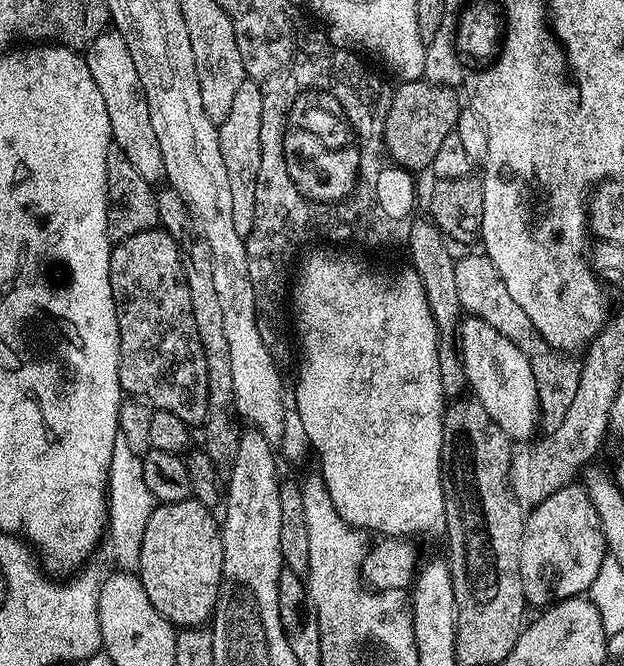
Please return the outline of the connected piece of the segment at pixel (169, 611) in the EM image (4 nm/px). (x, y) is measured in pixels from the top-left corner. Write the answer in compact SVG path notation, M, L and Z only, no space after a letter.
M189 498L173 504L157 503L152 509L146 528L142 534L142 542L138 549L136 564L142 582L142 590L146 590L146 598L154 602L154 610L158 610L174 626L200 626L211 617L216 608L216 599L220 593L220 575L222 574L222 528L212 517L213 509Z

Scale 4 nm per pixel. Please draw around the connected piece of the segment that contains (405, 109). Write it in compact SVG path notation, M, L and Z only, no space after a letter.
M423 78L405 80L399 87L390 96L390 110L386 114L384 127L384 147L393 164L409 170L427 169L434 154L438 154L442 147L442 142L455 133L462 111L461 97L460 100L456 97L455 87L432 84Z

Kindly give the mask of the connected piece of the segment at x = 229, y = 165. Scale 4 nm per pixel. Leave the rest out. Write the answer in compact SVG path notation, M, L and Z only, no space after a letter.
M247 78L238 86L230 114L218 124L218 142L222 150L222 162L226 162L226 178L230 178L230 203L234 230L248 237L254 222L256 201L256 175L260 169L260 138L262 136L262 90L254 80Z

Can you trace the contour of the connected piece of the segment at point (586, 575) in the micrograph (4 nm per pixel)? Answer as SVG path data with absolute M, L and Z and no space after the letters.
M579 483L554 490L527 513L520 543L520 573L524 599L529 605L551 606L571 596L584 596L606 557L604 535L588 492Z

